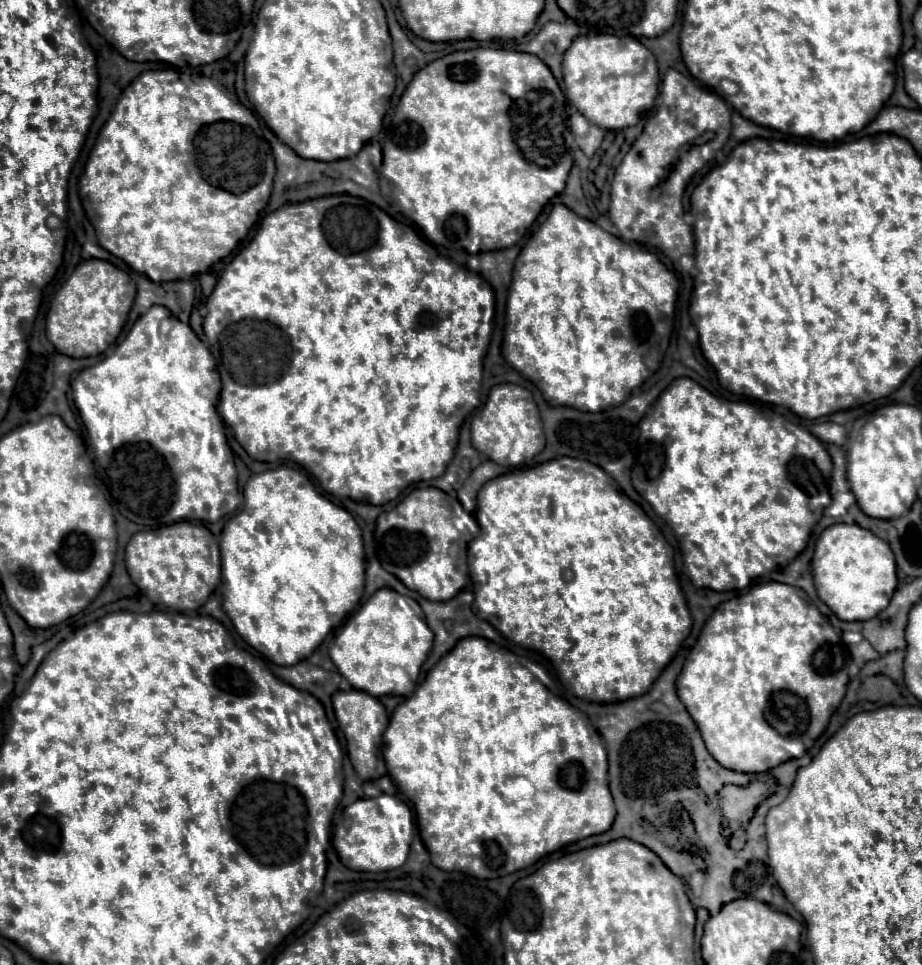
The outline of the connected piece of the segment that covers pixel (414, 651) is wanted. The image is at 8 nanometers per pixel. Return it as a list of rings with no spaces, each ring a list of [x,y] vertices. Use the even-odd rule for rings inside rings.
[[[382,588],[352,612],[334,636],[330,658],[352,688],[372,696],[412,694],[422,662],[432,648],[434,634],[426,626],[426,618],[418,602],[400,596],[392,588]]]

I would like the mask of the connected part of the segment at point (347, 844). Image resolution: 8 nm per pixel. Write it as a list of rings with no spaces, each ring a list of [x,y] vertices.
[[[380,794],[378,798],[362,798],[336,816],[332,844],[338,856],[342,854],[340,858],[346,868],[358,872],[384,872],[404,864],[414,838],[414,828],[414,816],[408,804],[396,796]]]

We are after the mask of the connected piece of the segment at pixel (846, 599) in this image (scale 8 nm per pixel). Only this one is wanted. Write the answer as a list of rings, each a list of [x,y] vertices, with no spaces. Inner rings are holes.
[[[832,524],[820,534],[812,558],[812,572],[820,600],[846,622],[872,620],[888,606],[898,586],[890,546],[856,524]]]

